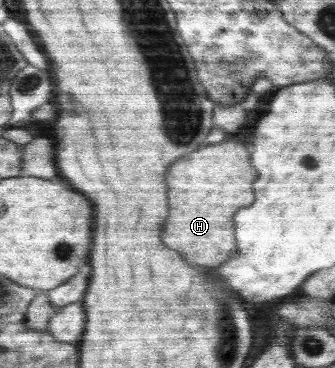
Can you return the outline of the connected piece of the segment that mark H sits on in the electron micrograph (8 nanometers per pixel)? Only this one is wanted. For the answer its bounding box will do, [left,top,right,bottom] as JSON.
[161,140,257,268]

